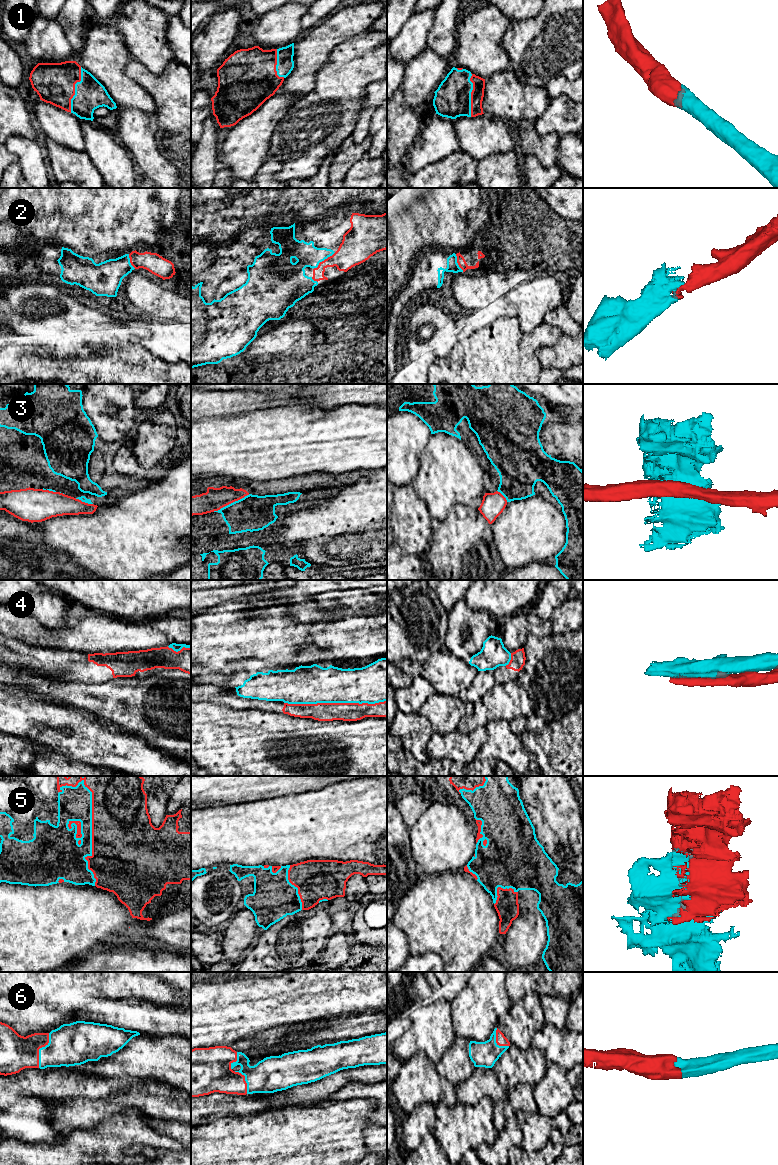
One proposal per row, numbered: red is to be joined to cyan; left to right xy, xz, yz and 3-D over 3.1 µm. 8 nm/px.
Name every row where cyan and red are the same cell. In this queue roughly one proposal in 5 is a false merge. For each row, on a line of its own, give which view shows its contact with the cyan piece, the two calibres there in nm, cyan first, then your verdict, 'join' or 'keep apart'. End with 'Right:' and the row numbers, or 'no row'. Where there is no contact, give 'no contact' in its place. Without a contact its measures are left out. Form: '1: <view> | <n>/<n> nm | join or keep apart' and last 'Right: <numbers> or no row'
1: xy | 240/320 nm | join
2: xz | 190/220 nm | join
3: xz | 280/180 nm | keep apart
4: xz | 300/140 nm | keep apart
5: xy | 260/500 nm | join
6: xy | 340/280 nm | join
Right: 1, 2, 5, 6

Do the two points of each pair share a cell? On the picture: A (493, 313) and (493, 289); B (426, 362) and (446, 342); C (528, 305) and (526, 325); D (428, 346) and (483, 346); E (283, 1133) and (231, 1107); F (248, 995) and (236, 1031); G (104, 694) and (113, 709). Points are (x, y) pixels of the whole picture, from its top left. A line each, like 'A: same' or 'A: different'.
A: different
B: different
C: same
D: different
E: different
F: same
G: same

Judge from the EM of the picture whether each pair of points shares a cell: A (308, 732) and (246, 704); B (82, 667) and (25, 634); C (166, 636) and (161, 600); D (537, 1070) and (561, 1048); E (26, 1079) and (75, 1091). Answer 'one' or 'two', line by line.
A: two
B: two
C: two
D: two
E: one

